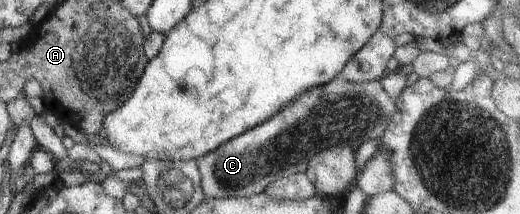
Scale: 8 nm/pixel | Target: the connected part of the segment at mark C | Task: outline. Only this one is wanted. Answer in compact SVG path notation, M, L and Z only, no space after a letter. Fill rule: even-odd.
M337 78L327 84L313 87L283 107L272 118L196 160L201 172L200 184L204 198L245 197L264 192L271 182L279 178L306 173L311 157L326 148L344 144L355 150L367 140L381 138L396 110L396 99L387 94L380 79L356 83Z

